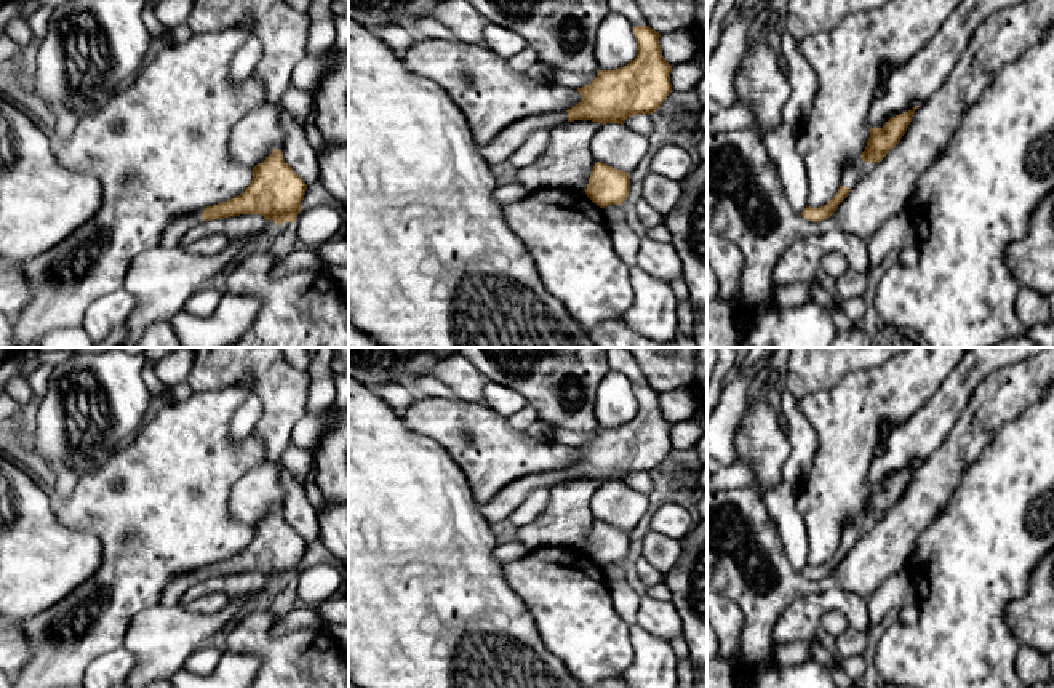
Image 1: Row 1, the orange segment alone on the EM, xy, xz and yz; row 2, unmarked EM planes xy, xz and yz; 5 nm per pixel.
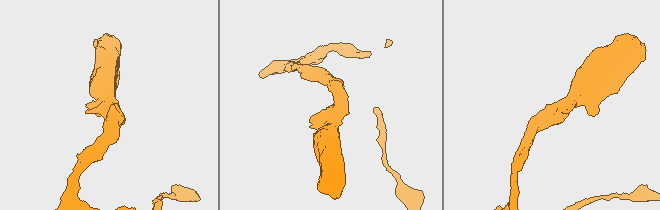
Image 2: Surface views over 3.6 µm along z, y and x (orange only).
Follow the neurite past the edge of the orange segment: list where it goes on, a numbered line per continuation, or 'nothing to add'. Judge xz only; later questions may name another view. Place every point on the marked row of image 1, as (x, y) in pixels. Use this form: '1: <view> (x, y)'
1: xz (511, 138)

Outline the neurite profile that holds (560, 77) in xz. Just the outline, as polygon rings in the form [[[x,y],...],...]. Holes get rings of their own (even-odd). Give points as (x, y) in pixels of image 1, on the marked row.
[[[553,69],[550,75],[550,82],[558,86],[577,90],[585,85],[590,85],[595,80],[597,74],[598,72],[582,74],[565,69]]]

